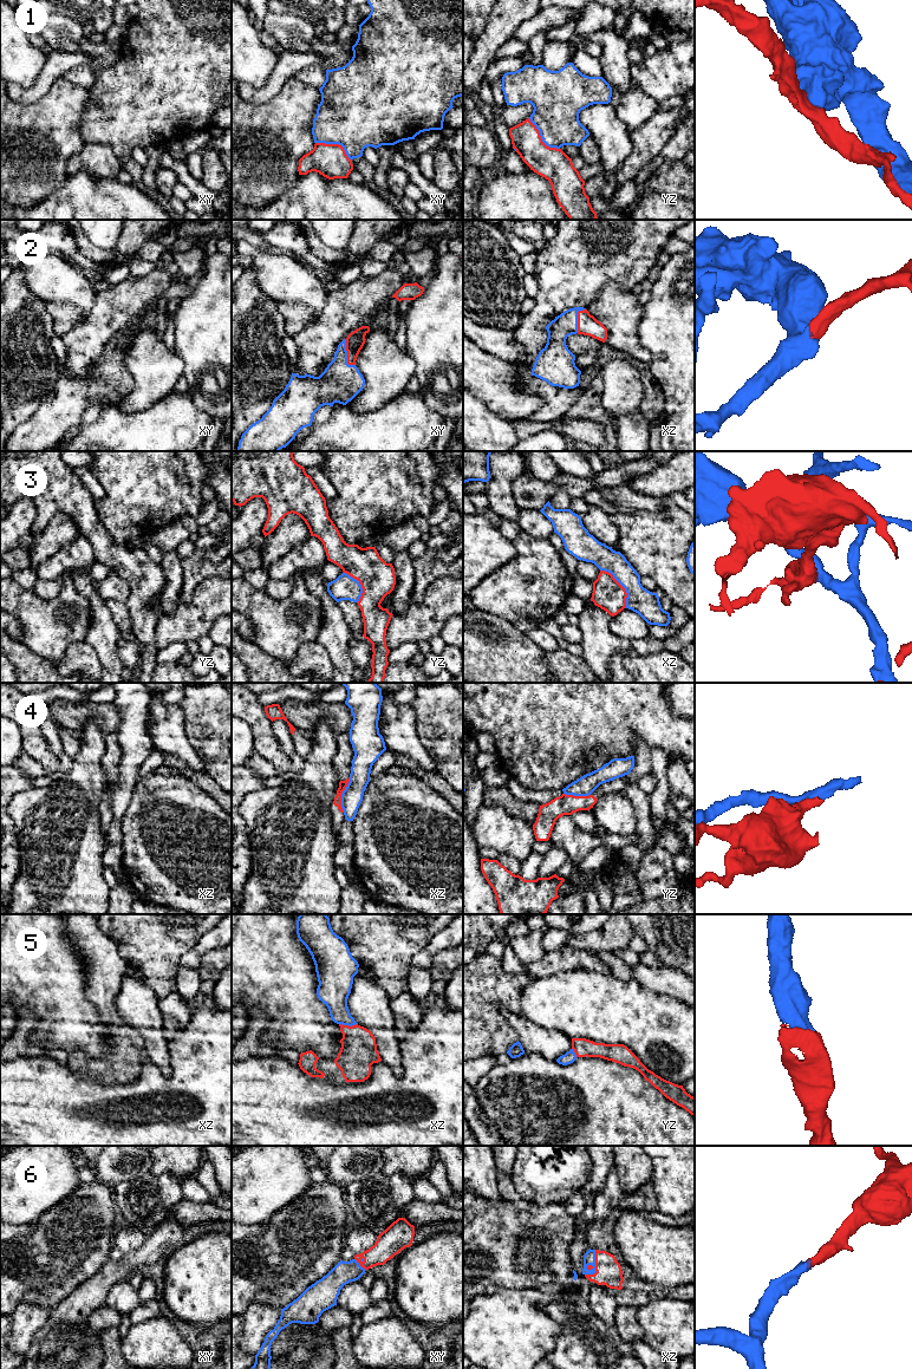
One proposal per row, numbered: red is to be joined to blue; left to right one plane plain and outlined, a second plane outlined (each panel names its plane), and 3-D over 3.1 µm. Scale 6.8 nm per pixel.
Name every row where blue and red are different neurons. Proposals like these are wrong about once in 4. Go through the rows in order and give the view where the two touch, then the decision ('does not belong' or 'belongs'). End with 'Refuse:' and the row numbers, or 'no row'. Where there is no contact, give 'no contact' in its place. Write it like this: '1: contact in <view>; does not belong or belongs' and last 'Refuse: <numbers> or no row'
1: contact in xy; does not belong
2: contact in xy; belongs
3: contact in xz; does not belong
4: contact in xz; does not belong
5: contact in xz; belongs
6: contact in xz; belongs
Refuse: 1, 3, 4

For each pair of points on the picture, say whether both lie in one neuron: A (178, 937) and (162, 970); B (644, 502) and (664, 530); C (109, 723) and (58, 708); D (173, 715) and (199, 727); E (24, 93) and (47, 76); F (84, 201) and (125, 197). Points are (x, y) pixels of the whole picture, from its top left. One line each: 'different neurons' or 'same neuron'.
A: same neuron
B: different neurons
C: same neuron
D: different neurons
E: same neuron
F: same neuron

